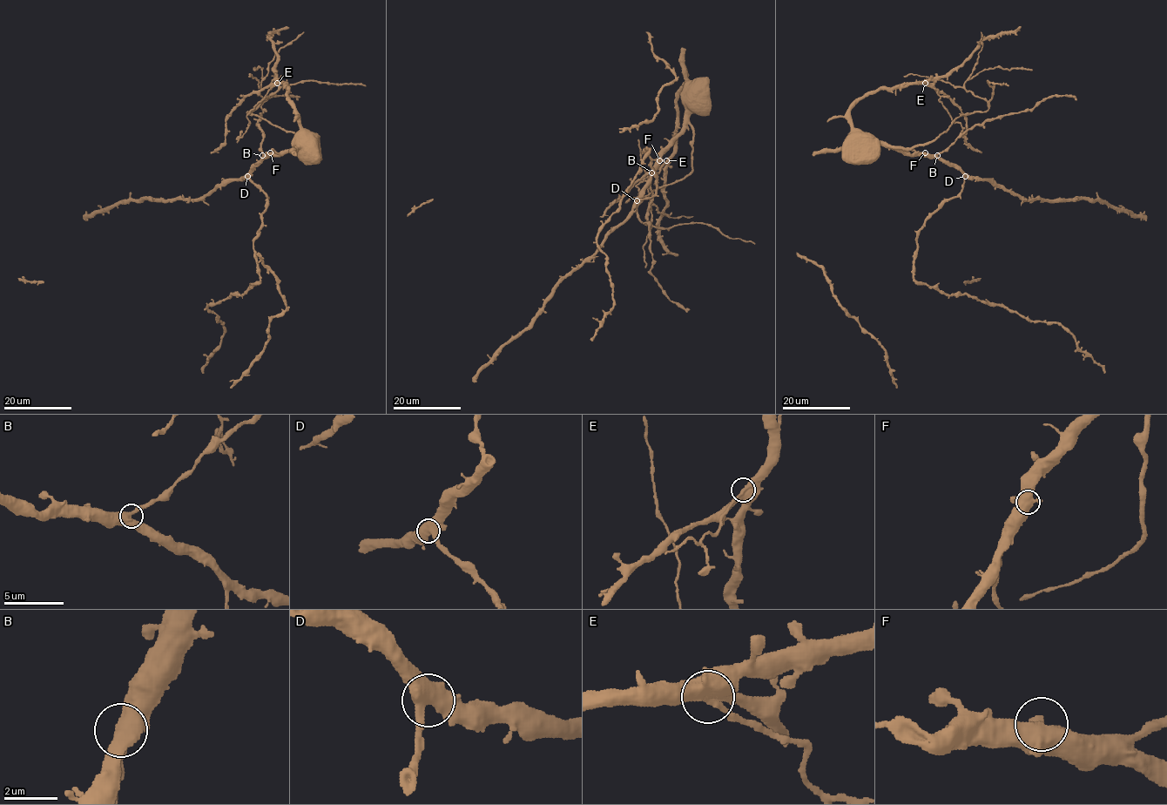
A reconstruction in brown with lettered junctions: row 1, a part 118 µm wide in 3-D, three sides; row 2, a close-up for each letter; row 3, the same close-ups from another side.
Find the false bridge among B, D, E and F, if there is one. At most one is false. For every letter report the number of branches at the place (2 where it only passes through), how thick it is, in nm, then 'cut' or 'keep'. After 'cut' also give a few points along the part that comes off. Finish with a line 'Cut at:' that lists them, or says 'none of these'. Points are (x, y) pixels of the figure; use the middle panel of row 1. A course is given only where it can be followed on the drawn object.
B: 3 branches meet; 480 nm thick; keep
D: 3 branches meet; 500 nm thick; keep
E: 3 branches meet; 460 nm thick; cut; foreign part runs (666, 160), (658, 172), (650, 174), (636, 186), (639, 188), (639, 194), (626, 201)
F: 3 branches meet; 440 nm thick; keep
Cut at: E

